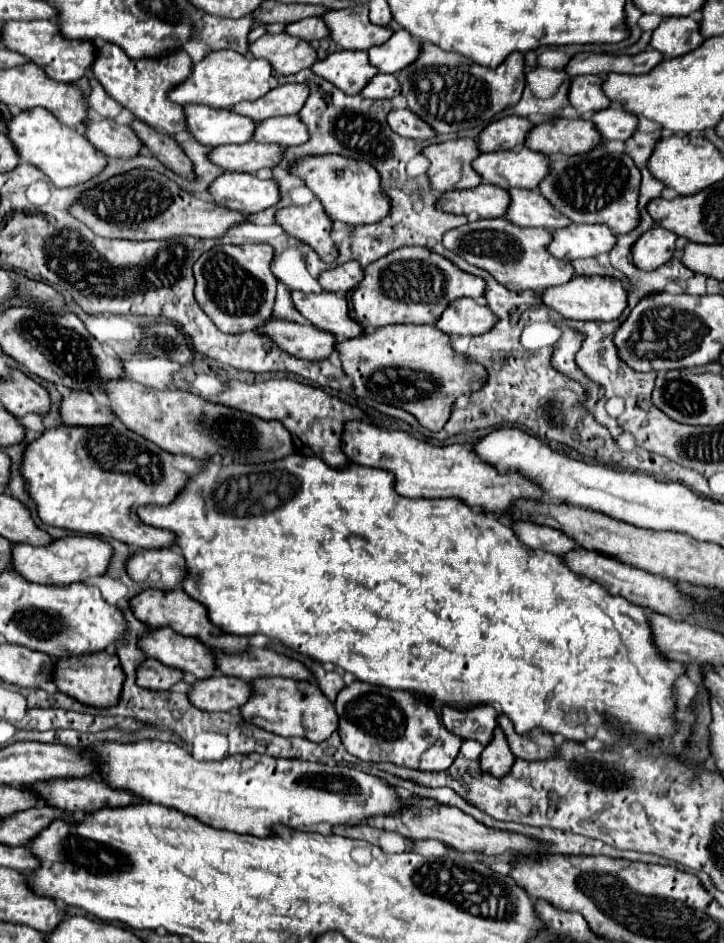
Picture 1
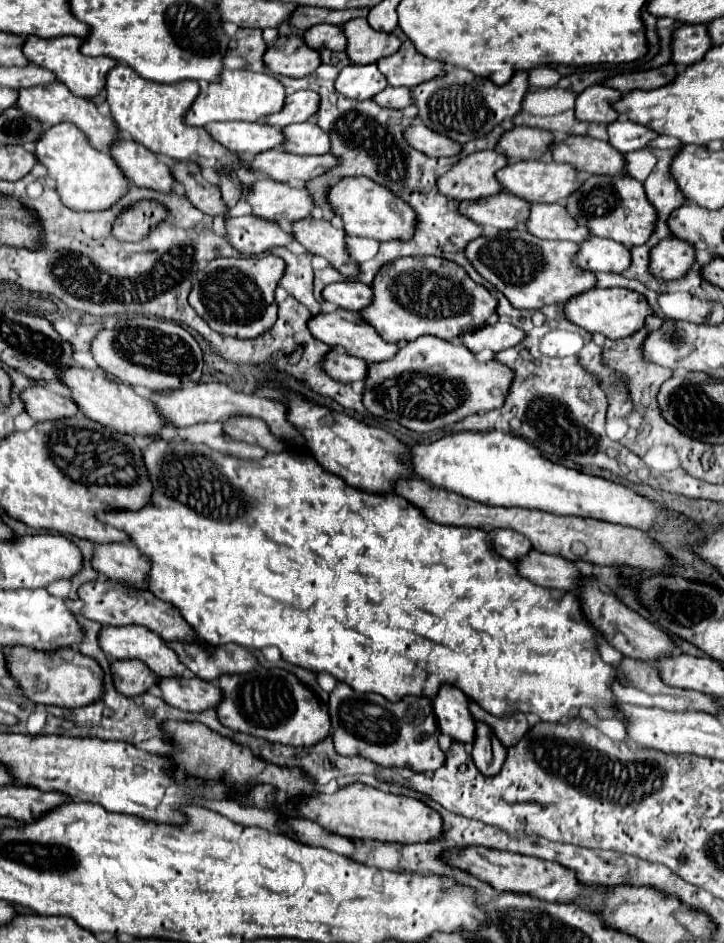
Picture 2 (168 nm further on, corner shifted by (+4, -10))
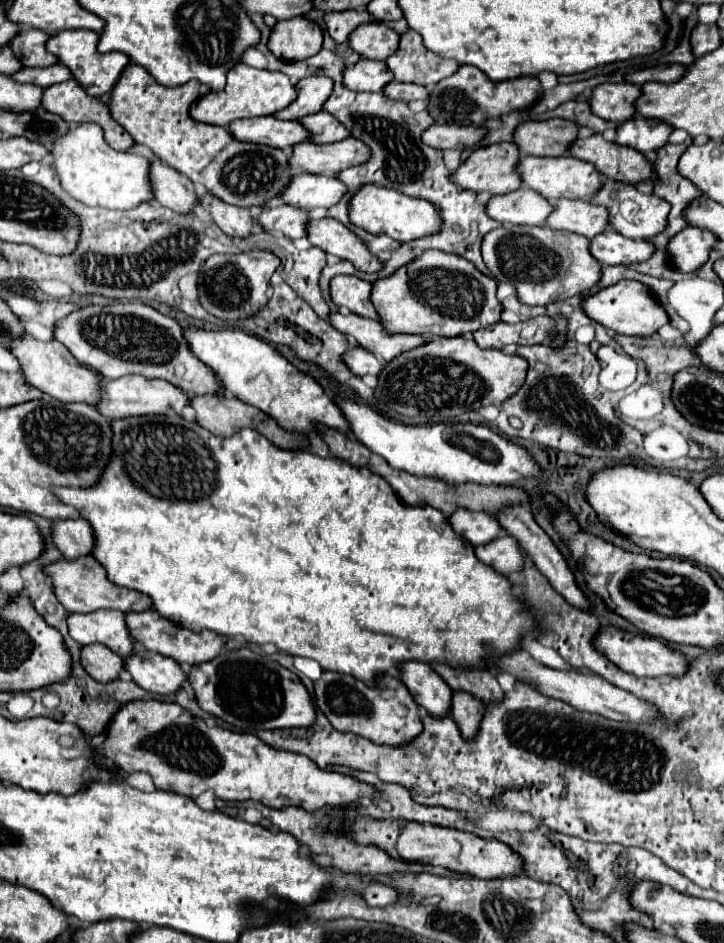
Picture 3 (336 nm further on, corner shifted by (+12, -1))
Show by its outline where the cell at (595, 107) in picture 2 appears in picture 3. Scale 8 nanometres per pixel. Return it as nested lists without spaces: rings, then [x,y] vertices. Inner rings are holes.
[[[601,84],[589,100],[593,112],[603,120],[625,122],[635,114],[635,100],[641,96],[641,86],[635,84]]]

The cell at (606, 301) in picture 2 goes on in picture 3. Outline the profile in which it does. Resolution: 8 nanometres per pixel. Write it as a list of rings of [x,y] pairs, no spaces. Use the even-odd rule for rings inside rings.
[[[621,280],[609,288],[599,290],[595,296],[585,298],[583,308],[591,320],[599,322],[607,330],[613,330],[615,334],[627,334],[627,336],[651,336],[663,324],[669,322],[665,308],[661,308],[653,292],[645,284],[635,280]]]

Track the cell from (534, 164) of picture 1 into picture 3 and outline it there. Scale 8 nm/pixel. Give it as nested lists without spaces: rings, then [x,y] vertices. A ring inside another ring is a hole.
[[[523,156],[519,160],[519,176],[523,178],[523,184],[547,198],[549,202],[555,202],[559,198],[569,200],[589,200],[593,192],[599,192],[603,186],[601,174],[591,166],[589,162],[583,162],[575,156],[557,156],[557,158],[541,158],[541,156]]]

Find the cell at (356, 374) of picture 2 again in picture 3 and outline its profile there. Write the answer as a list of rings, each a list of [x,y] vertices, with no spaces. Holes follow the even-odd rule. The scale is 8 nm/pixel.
[[[353,348],[353,350],[345,352],[343,360],[349,366],[349,370],[353,374],[357,374],[357,376],[363,376],[363,374],[379,374],[383,370],[383,366],[385,366],[371,352],[367,352],[363,348]]]

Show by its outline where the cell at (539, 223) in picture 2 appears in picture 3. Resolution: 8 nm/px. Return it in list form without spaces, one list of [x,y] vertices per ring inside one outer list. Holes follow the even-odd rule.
[[[561,198],[555,202],[551,216],[547,218],[547,226],[553,230],[567,230],[587,238],[609,230],[607,210],[603,206],[595,206],[583,200],[567,200]]]

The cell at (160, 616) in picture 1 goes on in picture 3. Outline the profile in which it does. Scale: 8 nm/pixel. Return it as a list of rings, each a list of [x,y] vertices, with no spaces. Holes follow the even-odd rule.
[[[81,556],[77,560],[59,560],[47,566],[47,574],[51,574],[51,582],[55,582],[53,590],[59,602],[63,602],[67,612],[81,612],[87,614],[91,610],[99,608],[111,608],[111,610],[121,610],[121,612],[139,612],[139,610],[149,610],[151,608],[151,598],[143,596],[137,590],[129,588],[119,588],[107,580],[107,574],[103,566],[91,558],[91,556]]]

